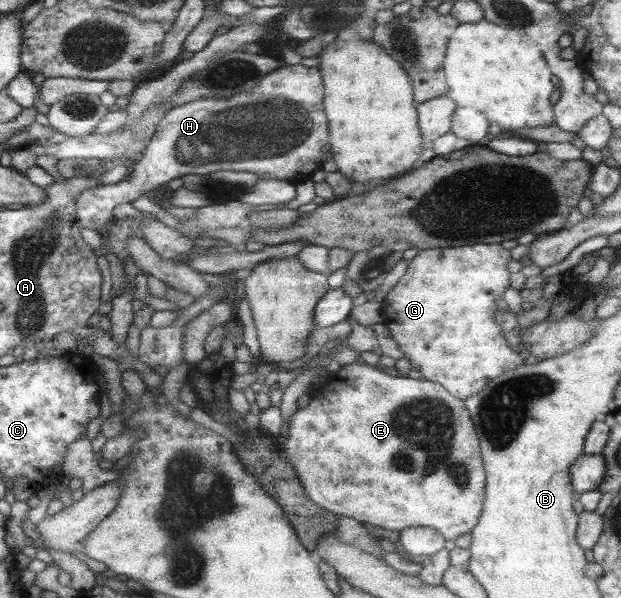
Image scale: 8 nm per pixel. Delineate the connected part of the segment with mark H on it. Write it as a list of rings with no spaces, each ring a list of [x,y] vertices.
[[[300,63],[295,65],[282,65],[276,70],[265,74],[257,83],[252,85],[248,91],[234,94],[228,99],[199,99],[186,103],[184,105],[173,107],[172,109],[166,111],[163,117],[157,122],[155,131],[153,135],[146,143],[140,158],[137,161],[131,162],[129,164],[128,171],[125,177],[118,183],[101,185],[92,187],[82,192],[79,192],[75,198],[75,219],[80,227],[85,228],[84,230],[97,230],[97,227],[102,226],[104,223],[108,222],[112,218],[112,209],[114,206],[120,203],[131,203],[133,200],[139,196],[145,196],[146,194],[152,194],[156,189],[163,187],[169,180],[173,178],[178,178],[184,176],[184,174],[210,174],[210,172],[216,172],[216,170],[232,170],[232,172],[252,172],[258,176],[258,178],[275,178],[280,180],[286,180],[290,182],[298,182],[309,178],[312,171],[325,167],[329,164],[329,151],[324,153],[322,151],[322,146],[327,144],[328,140],[328,127],[327,120],[323,111],[322,100],[323,100],[323,82],[321,79],[321,74],[316,67],[305,67]]]

